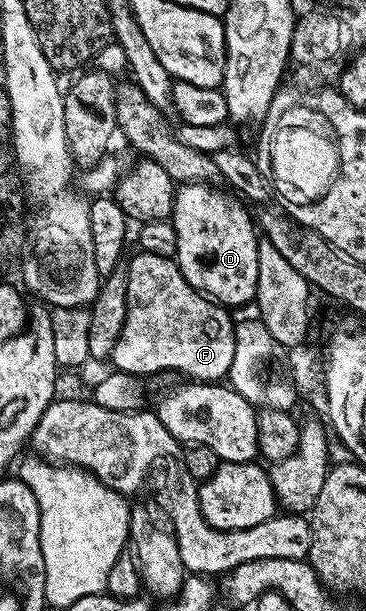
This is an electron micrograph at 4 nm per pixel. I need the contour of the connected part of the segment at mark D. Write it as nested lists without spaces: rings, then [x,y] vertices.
[[[188,182],[175,189],[172,221],[176,228],[176,261],[184,280],[188,280],[192,288],[227,308],[235,308],[245,302],[250,304],[255,301],[260,234],[255,219],[252,216],[250,218],[241,206],[243,203],[233,193],[225,194],[222,190],[214,189],[218,188],[205,182]]]

